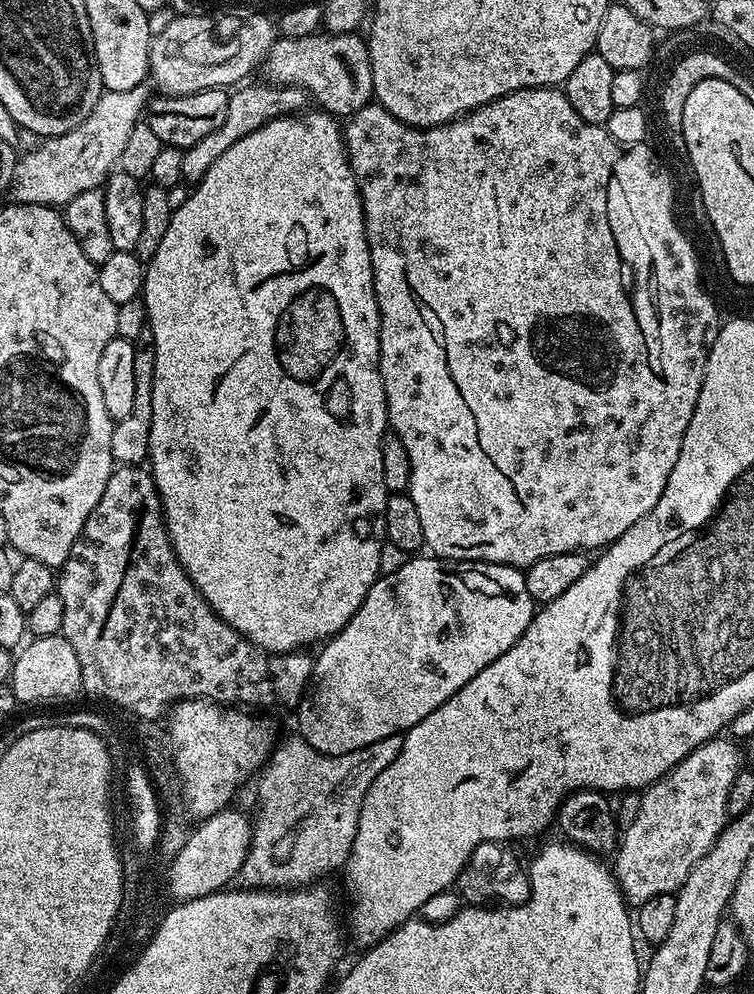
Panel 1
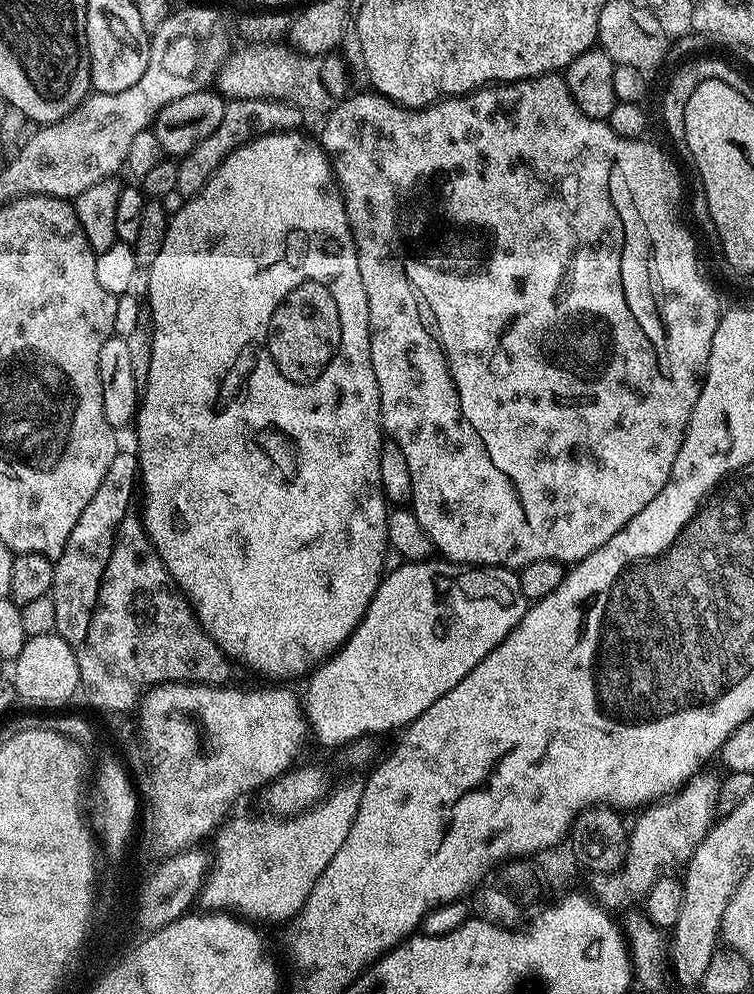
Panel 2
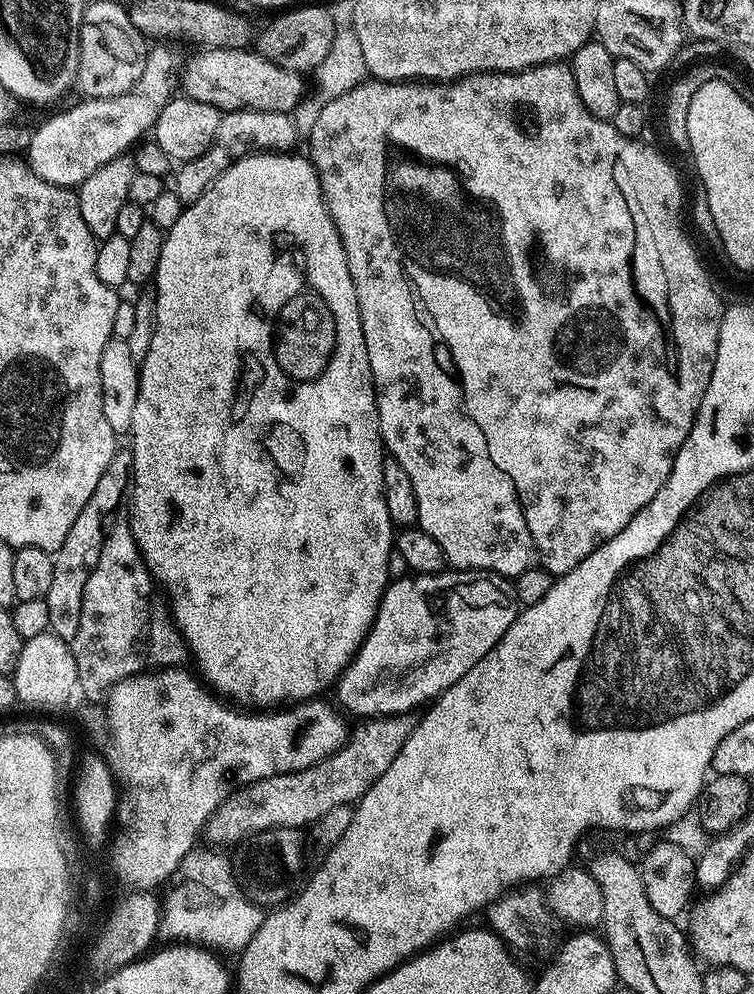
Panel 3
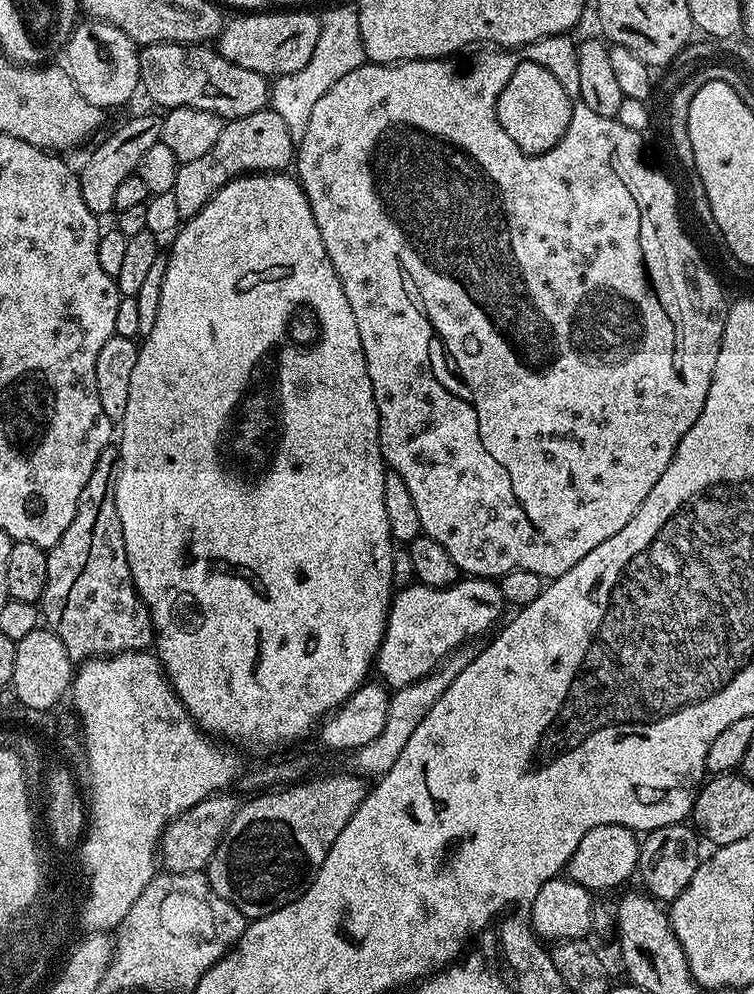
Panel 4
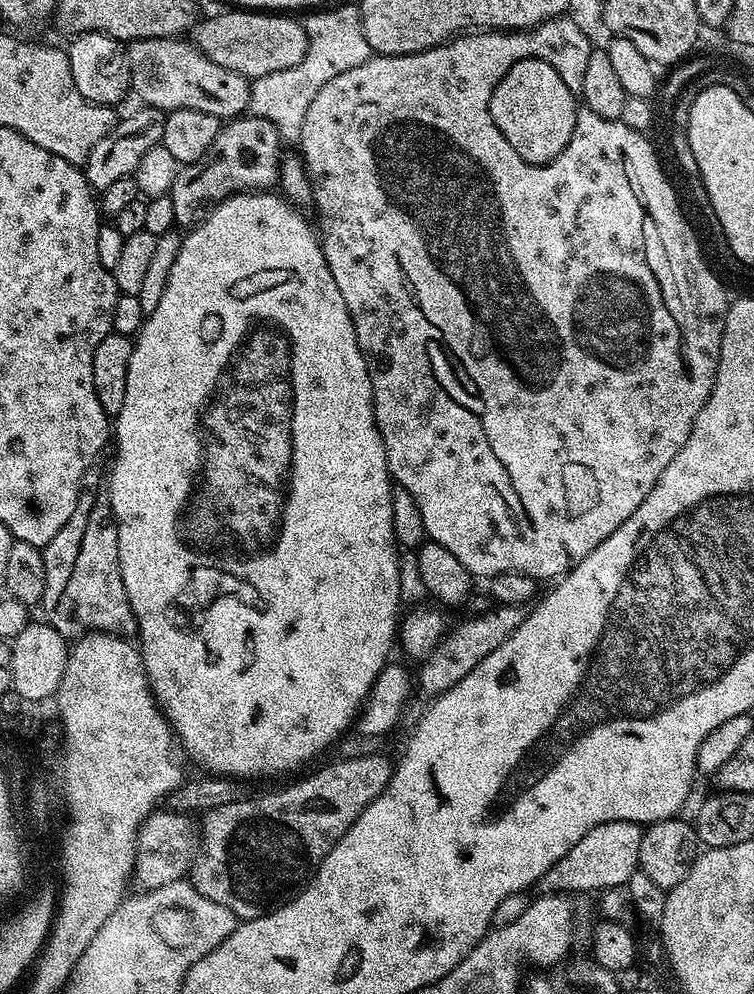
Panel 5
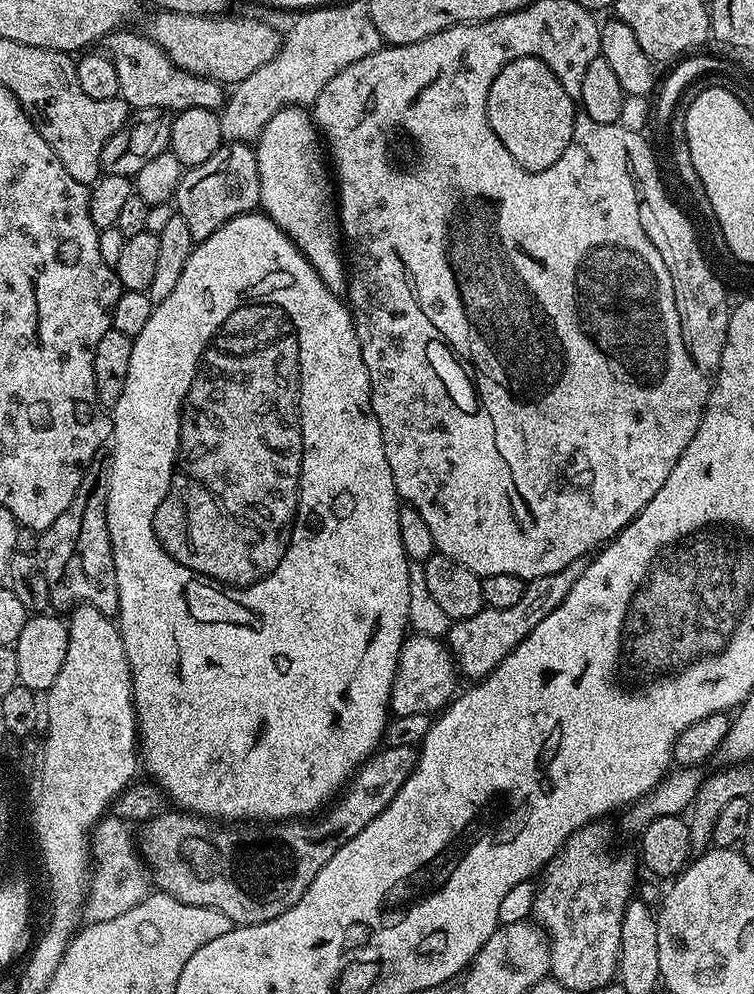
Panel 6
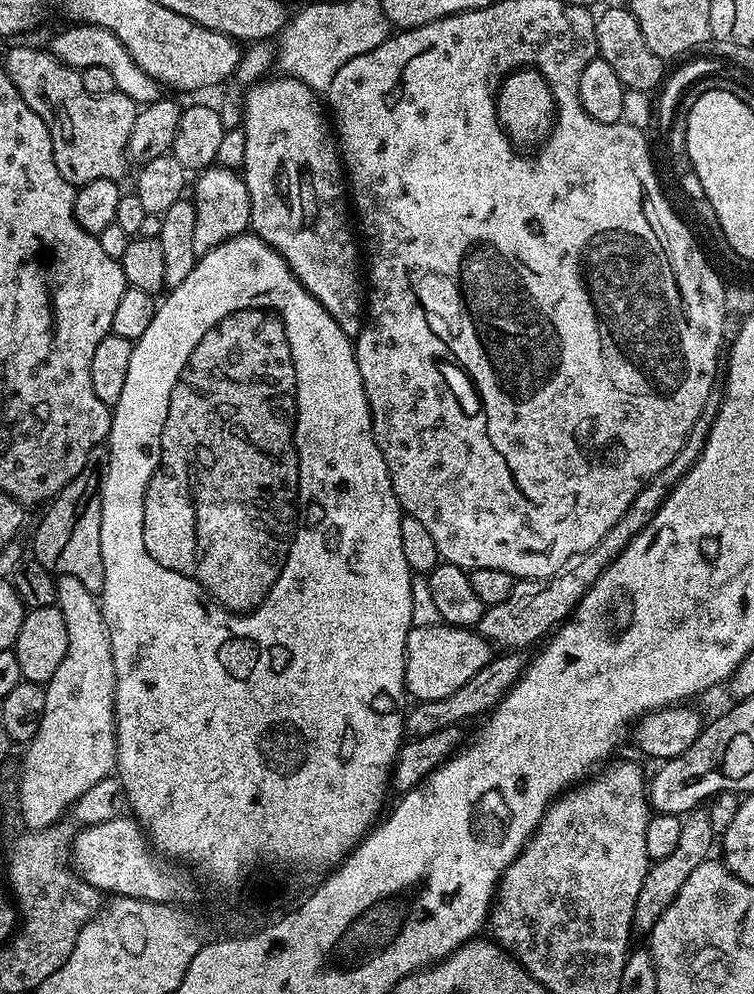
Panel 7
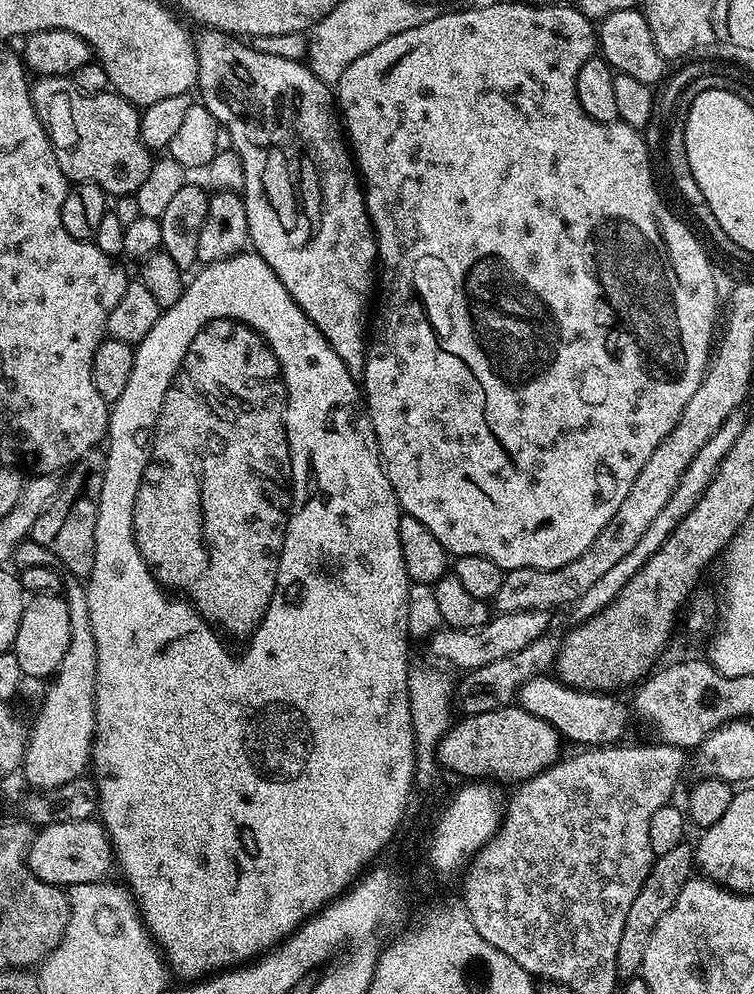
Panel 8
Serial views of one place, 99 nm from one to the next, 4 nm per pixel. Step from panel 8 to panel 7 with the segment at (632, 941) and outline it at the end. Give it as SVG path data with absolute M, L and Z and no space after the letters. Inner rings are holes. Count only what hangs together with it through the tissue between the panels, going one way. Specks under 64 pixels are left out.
M701 806L683 813L680 821L682 830L676 848L671 854L666 854L666 858L651 861L646 878L642 881L642 891L638 893L638 902L634 902L634 918L632 919L633 929L637 933L651 933L658 918L662 918L662 914L666 914L666 906L670 906L670 902L674 902L674 898L678 898L678 890L682 890L682 886L686 886L686 878L690 878L690 874L694 874L694 870L706 863L713 855L714 833L710 826L710 814L707 807Z

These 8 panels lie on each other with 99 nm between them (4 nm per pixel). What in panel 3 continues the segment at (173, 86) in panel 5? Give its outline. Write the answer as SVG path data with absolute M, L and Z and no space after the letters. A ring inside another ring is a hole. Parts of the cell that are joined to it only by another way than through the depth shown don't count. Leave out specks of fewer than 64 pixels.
M205 48L188 60L184 76L188 79L186 94L192 100L206 102L219 108L221 113L241 110L267 112L296 111L296 105L305 95L306 87L301 73L291 72L270 62L259 51L248 48Z

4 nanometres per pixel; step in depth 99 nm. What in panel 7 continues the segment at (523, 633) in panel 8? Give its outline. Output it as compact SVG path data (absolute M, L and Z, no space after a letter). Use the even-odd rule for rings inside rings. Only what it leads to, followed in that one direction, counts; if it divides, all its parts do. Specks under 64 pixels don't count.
M438 623L438 624L418 624L408 631L408 637L406 638L406 650L404 651L404 687L409 697L413 696L413 701L419 702L423 700L434 700L448 698L450 694L454 694L460 686L465 686L466 682L470 681L470 678L479 673L484 666L486 666L494 657L493 645L489 644L486 637L481 636L479 631L470 628L454 628L451 624Z

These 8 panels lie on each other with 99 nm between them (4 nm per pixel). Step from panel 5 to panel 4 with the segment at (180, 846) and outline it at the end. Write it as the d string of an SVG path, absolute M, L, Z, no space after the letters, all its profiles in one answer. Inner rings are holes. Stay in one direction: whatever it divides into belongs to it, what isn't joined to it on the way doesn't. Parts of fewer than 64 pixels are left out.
M228 794L207 796L198 806L190 806L190 810L173 816L160 836L158 849L159 859L163 867L170 872L204 872L212 860L212 855L220 848L230 822L238 807L238 800Z

